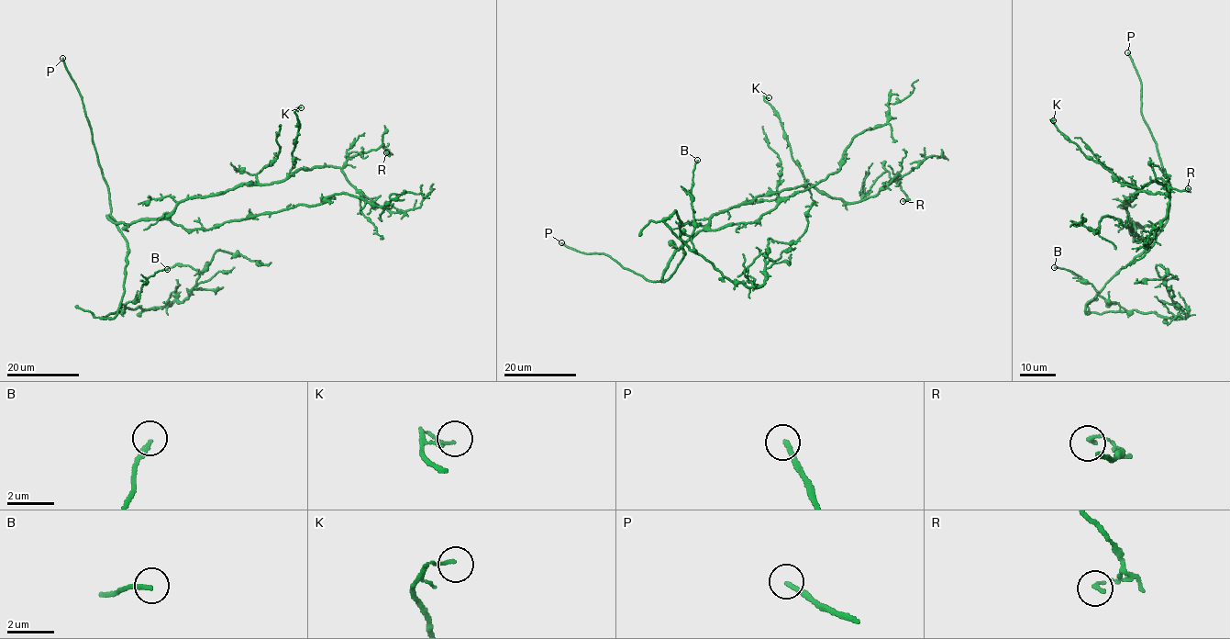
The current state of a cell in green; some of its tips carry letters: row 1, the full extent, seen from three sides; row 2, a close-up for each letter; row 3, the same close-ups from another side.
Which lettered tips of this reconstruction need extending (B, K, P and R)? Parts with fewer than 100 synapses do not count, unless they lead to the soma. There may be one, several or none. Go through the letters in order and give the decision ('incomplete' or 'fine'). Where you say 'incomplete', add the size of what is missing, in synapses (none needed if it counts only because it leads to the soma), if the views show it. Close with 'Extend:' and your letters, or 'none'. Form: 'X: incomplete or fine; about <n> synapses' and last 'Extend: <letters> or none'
B: fine
K: fine
P: incomplete
R: fine
Extend: P

